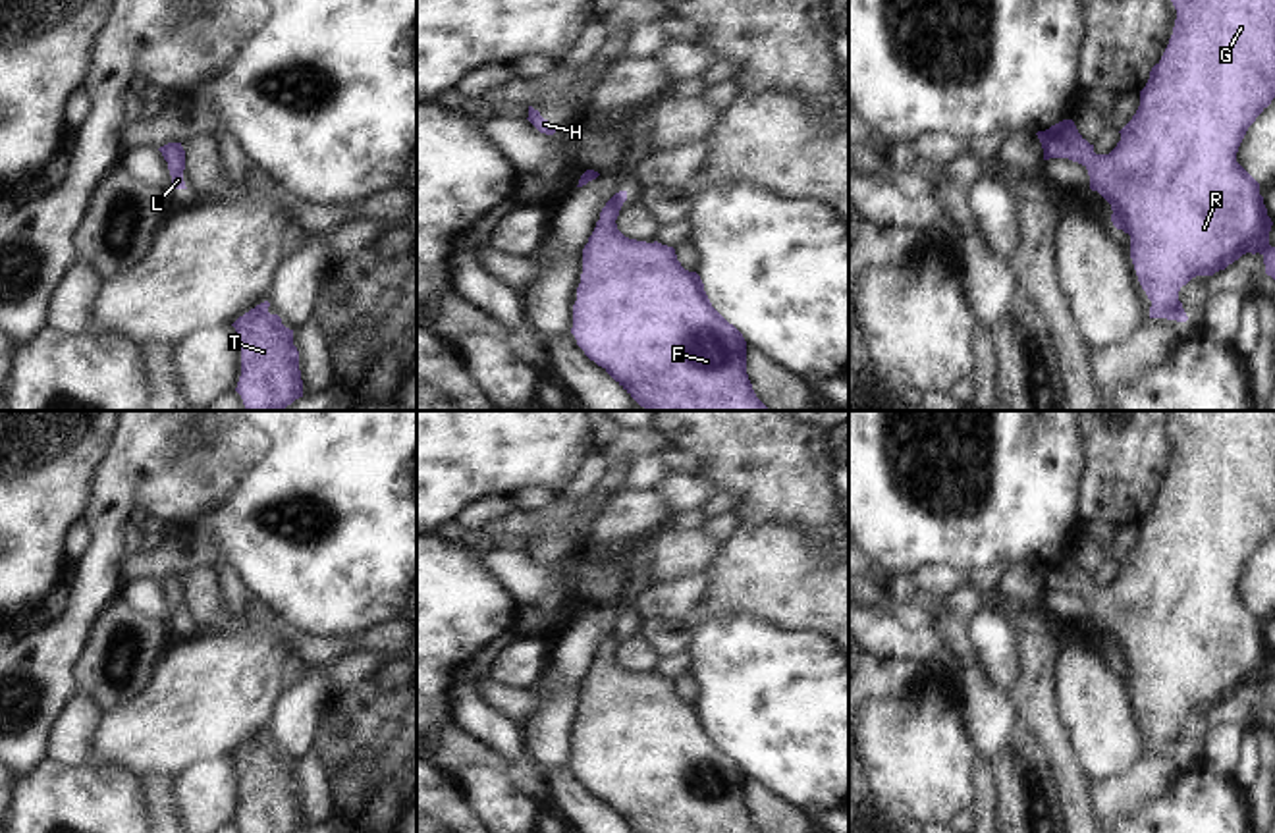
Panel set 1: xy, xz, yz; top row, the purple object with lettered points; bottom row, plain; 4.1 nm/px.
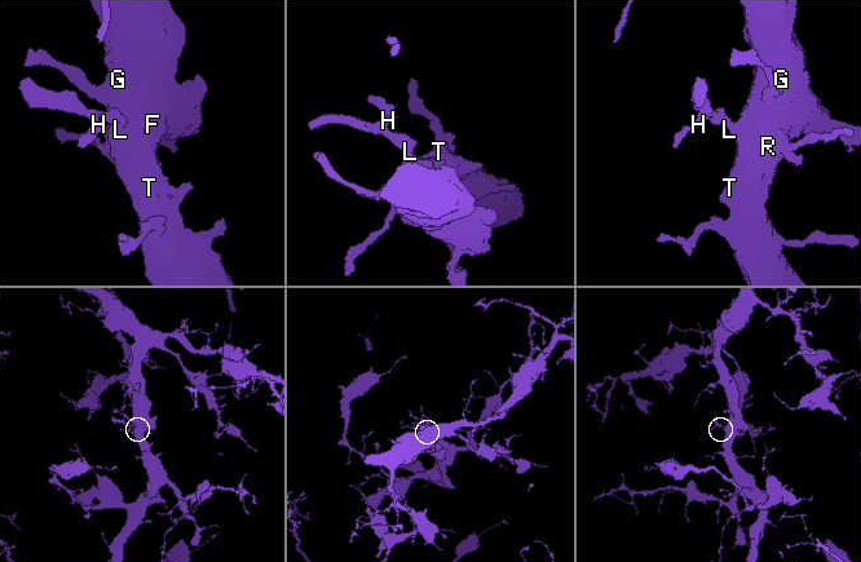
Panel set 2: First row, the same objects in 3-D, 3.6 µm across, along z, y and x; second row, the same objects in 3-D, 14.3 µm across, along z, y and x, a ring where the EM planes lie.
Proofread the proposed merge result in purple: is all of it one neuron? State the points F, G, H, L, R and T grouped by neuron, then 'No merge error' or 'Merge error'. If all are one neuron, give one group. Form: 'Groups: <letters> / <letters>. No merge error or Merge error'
Groups: F G H L R T. No merge error.

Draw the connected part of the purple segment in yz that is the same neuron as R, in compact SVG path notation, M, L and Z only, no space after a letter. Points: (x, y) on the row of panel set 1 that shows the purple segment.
M1171 0L1177 10L1177 19L1169 44L1161 60L1152 67L1146 87L1140 91L1140 106L1132 120L1119 131L1121 141L1109 154L1096 154L1090 145L1076 129L1072 120L1063 120L1045 131L1038 131L1038 139L1044 148L1044 160L1069 158L1082 164L1090 175L1090 189L1098 191L1111 204L1111 222L1117 229L1130 235L1130 258L1142 289L1152 301L1150 318L1167 318L1186 322L1188 316L1179 301L1179 291L1196 276L1213 276L1225 270L1229 264L1238 260L1246 253L1260 253L1263 256L1265 274L1275 280L1275 247L1269 245L1271 218L1260 195L1260 183L1236 162L1238 147L1256 121L1256 118L1275 98L1275 0Z

